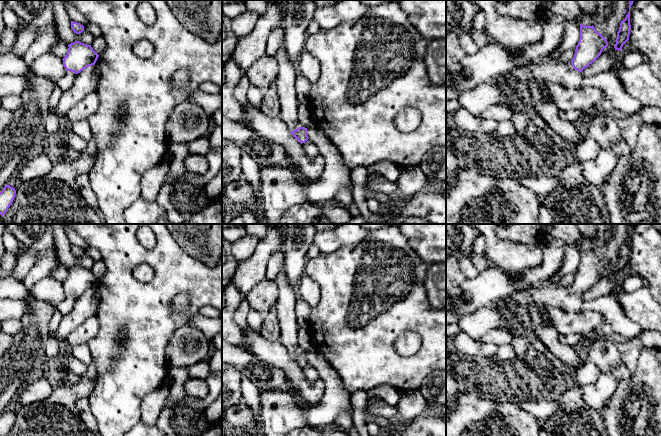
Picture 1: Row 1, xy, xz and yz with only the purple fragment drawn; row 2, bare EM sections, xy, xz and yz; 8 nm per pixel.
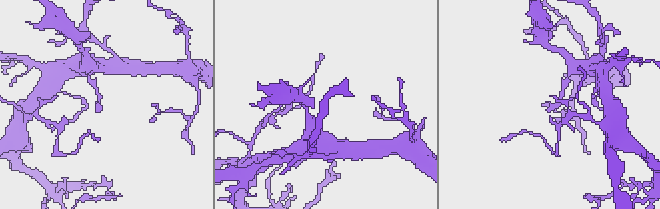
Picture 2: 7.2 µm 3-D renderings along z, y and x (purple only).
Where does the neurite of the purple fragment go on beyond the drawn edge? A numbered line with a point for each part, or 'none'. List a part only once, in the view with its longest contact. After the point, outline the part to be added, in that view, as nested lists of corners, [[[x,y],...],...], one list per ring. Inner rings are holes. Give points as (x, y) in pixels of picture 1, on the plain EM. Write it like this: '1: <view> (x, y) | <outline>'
1: yz (551, 295) | [[[549,283],[526,290],[519,289],[506,298],[495,301],[490,308],[502,311],[509,306],[517,306],[525,311],[530,304],[554,307],[568,313],[596,311],[604,317],[605,322],[611,325],[614,333],[626,339],[637,337],[644,331],[627,317],[616,294],[585,301],[573,292],[571,286],[561,287],[558,283]]]

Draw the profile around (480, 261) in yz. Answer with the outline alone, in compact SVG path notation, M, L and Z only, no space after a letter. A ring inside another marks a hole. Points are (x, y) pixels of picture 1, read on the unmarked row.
M473 252L468 253L468 257L472 261L473 265L477 268L478 272L482 272L490 267L490 262L485 254L475 254Z

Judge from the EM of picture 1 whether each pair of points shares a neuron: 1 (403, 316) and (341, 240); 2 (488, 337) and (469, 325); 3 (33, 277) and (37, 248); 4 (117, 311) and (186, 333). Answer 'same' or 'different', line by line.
1: different
2: different
3: same
4: different

